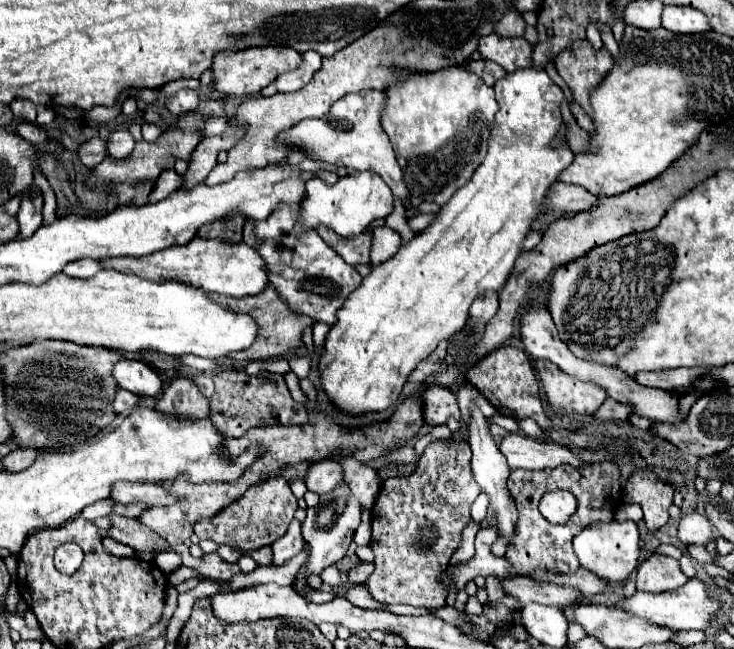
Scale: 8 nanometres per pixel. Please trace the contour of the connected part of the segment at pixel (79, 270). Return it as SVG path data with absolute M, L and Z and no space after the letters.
M93 259L73 261L71 265L67 265L67 269L63 269L63 273L69 277L89 277L89 275L95 275L97 271L101 271L101 263Z

